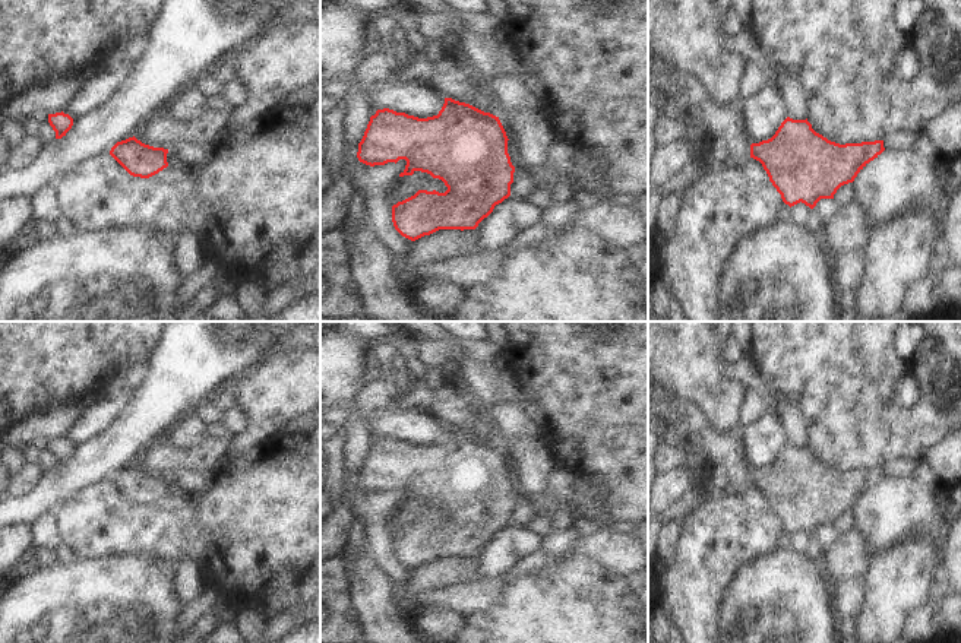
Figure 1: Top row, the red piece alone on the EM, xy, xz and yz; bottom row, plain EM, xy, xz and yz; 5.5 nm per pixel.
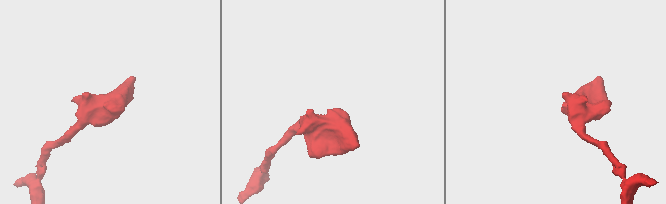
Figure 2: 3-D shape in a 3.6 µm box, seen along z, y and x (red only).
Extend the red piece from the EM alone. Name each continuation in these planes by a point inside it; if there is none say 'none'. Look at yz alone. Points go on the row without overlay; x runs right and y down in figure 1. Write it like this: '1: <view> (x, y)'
none

